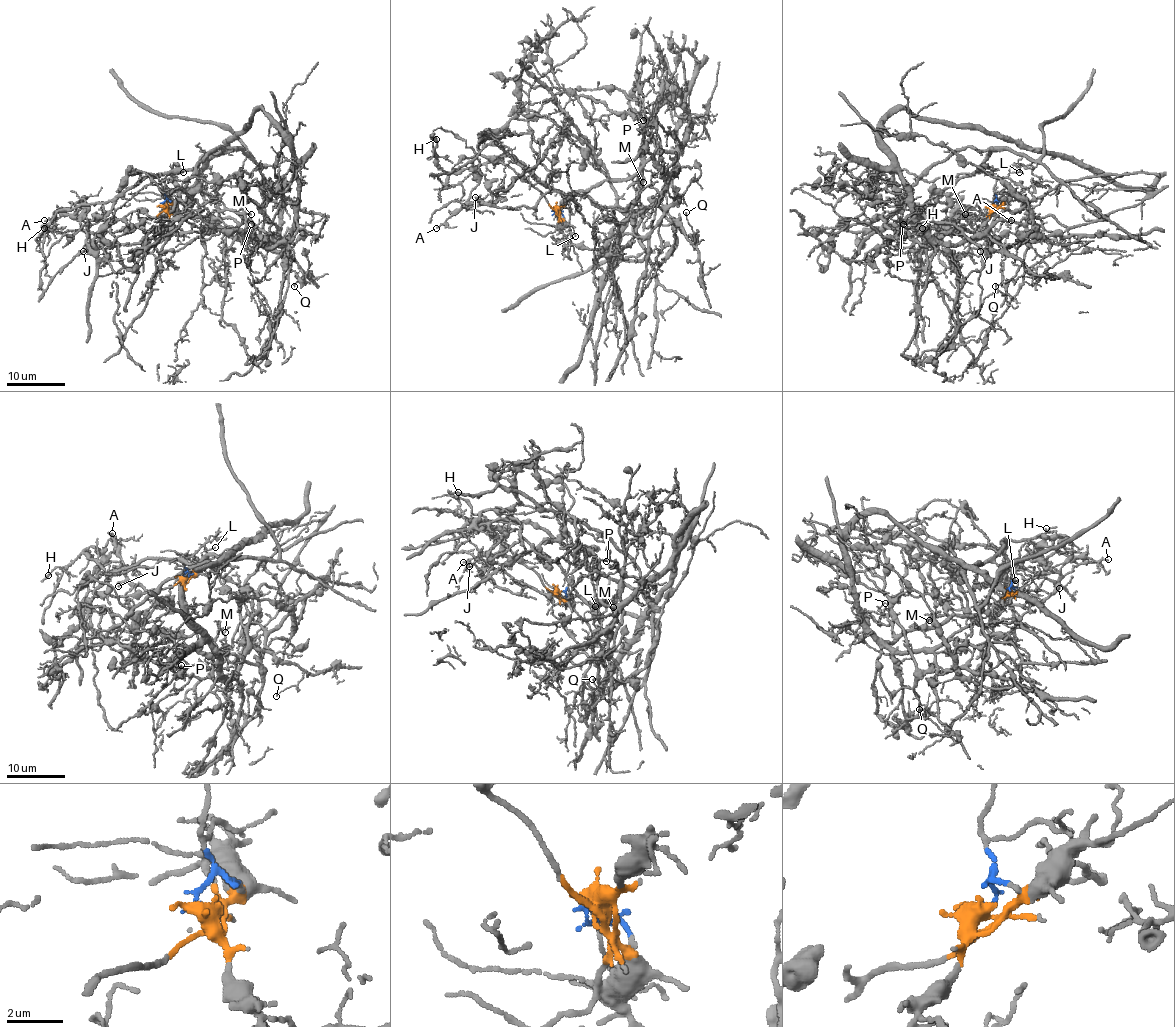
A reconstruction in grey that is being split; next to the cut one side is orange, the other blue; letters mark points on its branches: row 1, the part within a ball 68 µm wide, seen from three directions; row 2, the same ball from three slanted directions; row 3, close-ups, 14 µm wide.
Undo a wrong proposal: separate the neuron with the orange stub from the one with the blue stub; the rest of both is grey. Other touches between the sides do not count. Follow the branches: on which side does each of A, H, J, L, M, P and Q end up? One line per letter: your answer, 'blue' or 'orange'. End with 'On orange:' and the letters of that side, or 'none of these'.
A: orange
H: blue
J: orange
L: blue
M: orange
P: orange
Q: orange
On orange: A, J, M, P, Q

